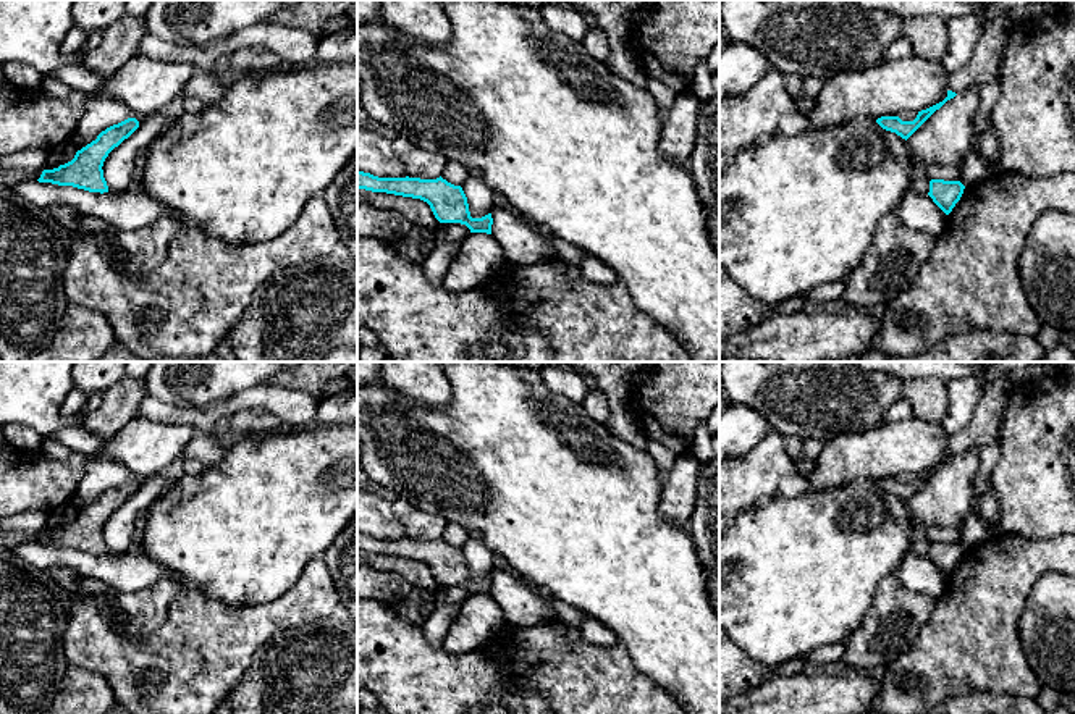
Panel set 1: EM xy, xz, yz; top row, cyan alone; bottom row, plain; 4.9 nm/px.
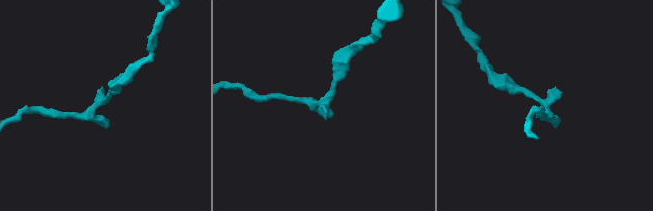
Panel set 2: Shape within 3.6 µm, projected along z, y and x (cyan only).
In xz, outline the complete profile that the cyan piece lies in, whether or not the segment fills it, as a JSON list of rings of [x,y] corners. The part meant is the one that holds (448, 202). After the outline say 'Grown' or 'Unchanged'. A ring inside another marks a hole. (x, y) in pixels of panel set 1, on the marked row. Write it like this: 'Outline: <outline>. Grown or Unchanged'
Outline: [[[357,171],[357,189],[420,199],[430,205],[440,223],[461,223],[466,225],[470,233],[491,234],[491,213],[482,218],[472,218],[462,187],[448,183],[441,176],[436,179],[409,176],[378,178],[370,173]]]. Unchanged

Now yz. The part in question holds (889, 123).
Outline: [[[947,90],[947,97],[942,102],[918,111],[913,121],[902,121],[899,116],[881,116],[876,120],[876,123],[883,129],[896,132],[907,141],[936,110],[939,110],[947,100],[954,99],[955,95],[955,92]]]. Unchanged

